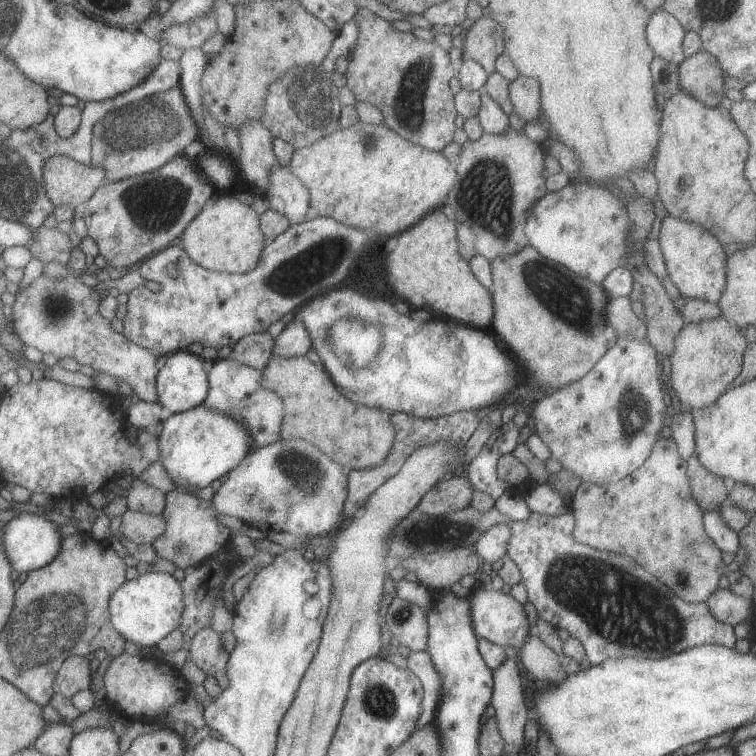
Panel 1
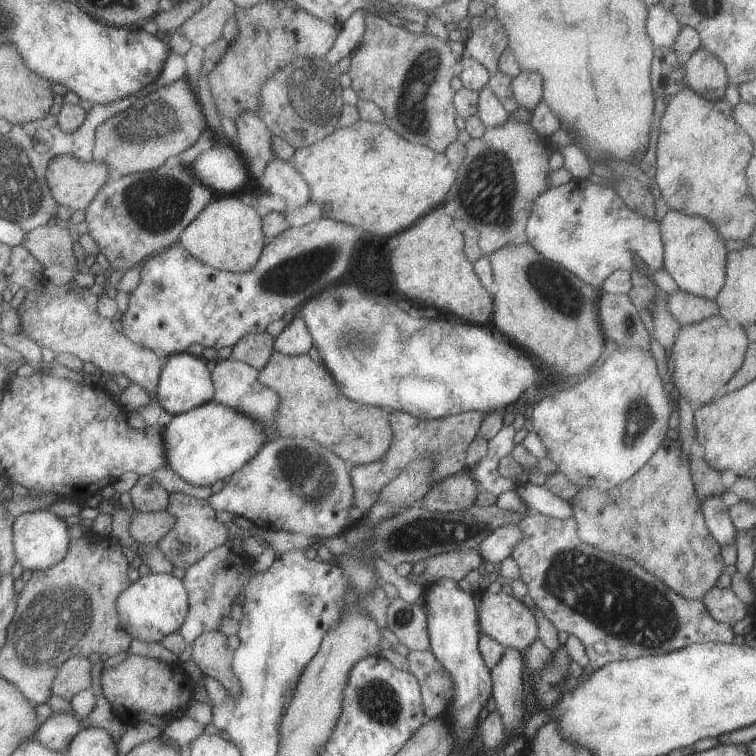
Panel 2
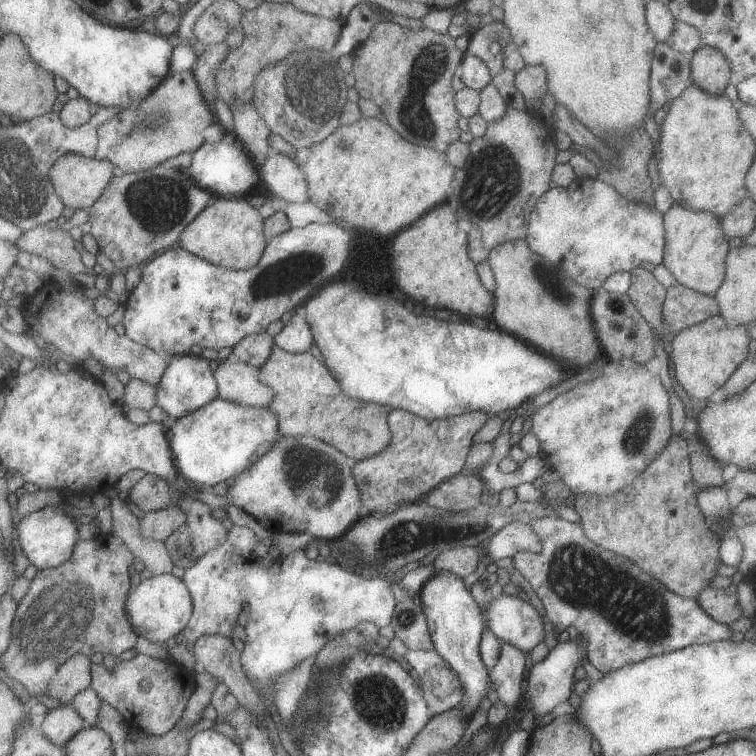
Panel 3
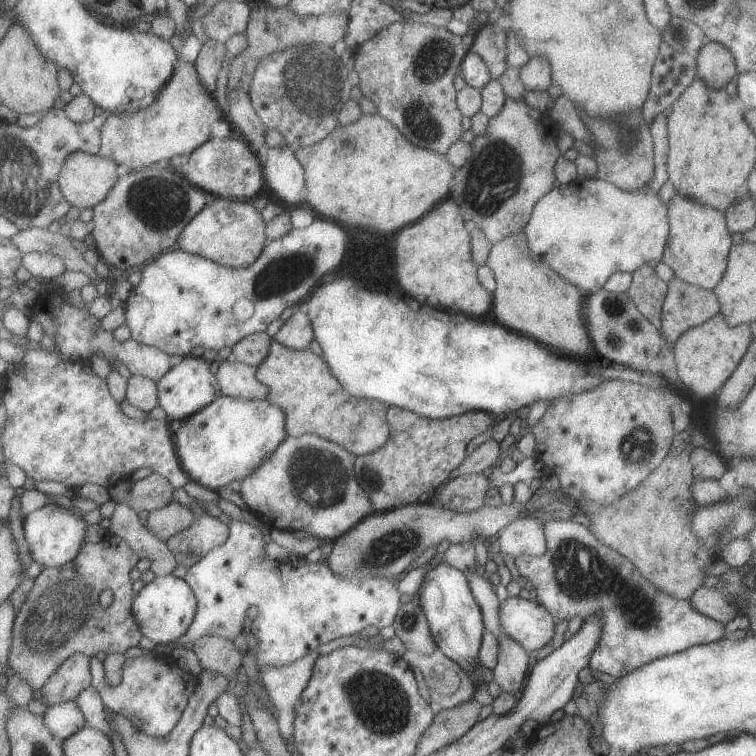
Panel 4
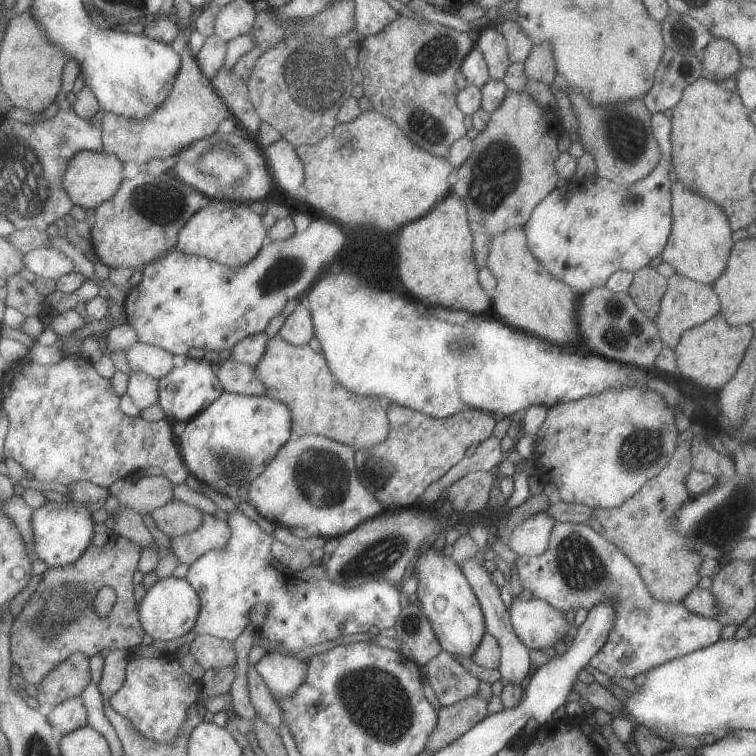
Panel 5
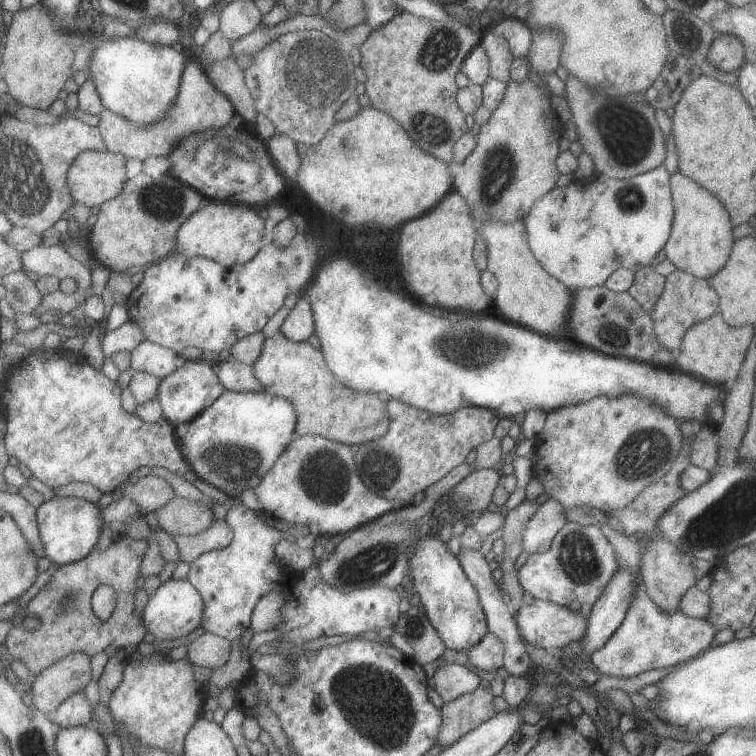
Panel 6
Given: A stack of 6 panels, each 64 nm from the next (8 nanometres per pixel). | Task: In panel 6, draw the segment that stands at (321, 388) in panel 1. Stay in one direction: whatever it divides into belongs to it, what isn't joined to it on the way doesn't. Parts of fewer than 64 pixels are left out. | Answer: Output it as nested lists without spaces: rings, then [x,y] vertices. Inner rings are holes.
[[[279,331],[266,338],[263,352],[253,367],[267,392],[293,401],[299,412],[299,436],[319,434],[343,444],[363,444],[381,438],[387,430],[385,402],[381,396],[355,392],[343,386],[343,382],[329,370],[323,352],[308,341],[295,342]]]

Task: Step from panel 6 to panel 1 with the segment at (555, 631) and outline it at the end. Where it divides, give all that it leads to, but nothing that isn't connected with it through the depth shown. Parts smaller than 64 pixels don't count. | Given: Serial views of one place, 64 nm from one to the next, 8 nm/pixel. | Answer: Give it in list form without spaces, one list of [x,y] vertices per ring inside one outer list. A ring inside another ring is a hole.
[[[489,586],[475,587],[470,590],[467,596],[467,604],[469,604],[471,628],[478,640],[487,640],[508,650],[518,652],[519,648],[523,646],[525,638],[534,633],[534,629],[529,627],[523,606],[500,590],[492,590]]]

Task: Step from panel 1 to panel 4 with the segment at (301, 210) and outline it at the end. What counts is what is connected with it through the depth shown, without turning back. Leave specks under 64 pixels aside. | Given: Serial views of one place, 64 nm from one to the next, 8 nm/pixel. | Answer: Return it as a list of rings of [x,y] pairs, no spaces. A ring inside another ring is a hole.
[[[290,145],[268,148],[264,167],[267,185],[281,200],[291,204],[309,200],[306,168]]]

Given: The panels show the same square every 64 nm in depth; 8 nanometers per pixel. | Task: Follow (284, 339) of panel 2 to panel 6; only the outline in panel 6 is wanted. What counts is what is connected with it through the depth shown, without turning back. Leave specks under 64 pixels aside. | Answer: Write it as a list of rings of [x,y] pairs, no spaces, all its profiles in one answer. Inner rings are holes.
[[[303,293],[300,301],[293,307],[282,330],[291,340],[303,342],[316,332],[316,320],[310,300]]]

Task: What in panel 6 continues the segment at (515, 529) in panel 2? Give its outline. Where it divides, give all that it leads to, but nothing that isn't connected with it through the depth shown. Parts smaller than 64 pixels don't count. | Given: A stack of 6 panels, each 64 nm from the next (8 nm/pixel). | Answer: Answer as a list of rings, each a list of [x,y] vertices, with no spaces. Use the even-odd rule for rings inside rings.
[[[549,497],[536,508],[522,534],[522,551],[545,552],[557,531],[567,522],[564,506]]]

